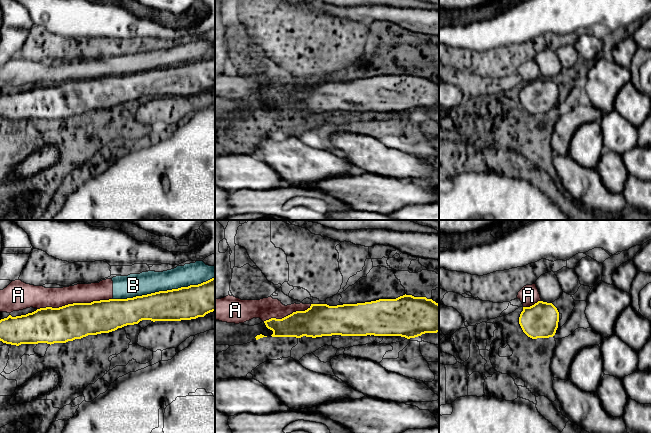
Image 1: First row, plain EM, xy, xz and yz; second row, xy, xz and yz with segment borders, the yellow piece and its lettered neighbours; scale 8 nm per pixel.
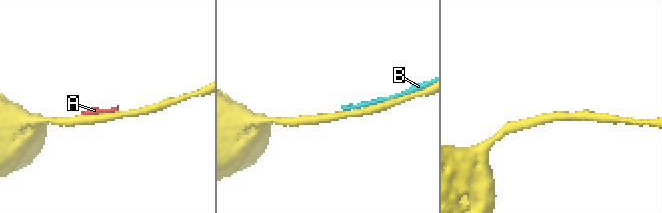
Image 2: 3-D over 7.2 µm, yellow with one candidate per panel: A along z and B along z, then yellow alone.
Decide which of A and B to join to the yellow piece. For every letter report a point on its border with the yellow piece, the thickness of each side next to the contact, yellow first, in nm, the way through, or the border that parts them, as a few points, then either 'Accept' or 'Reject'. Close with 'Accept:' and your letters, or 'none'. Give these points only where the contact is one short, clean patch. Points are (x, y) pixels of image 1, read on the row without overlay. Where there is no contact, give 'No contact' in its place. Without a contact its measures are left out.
A: Touches yellow at xy (74, 79). Thickness 280 nm (yellow) against 160 nm. Reject
B: Touches yellow at xy (163, 67). Thickness 260 nm (yellow) against 180 nm. Reject
Accept: none

